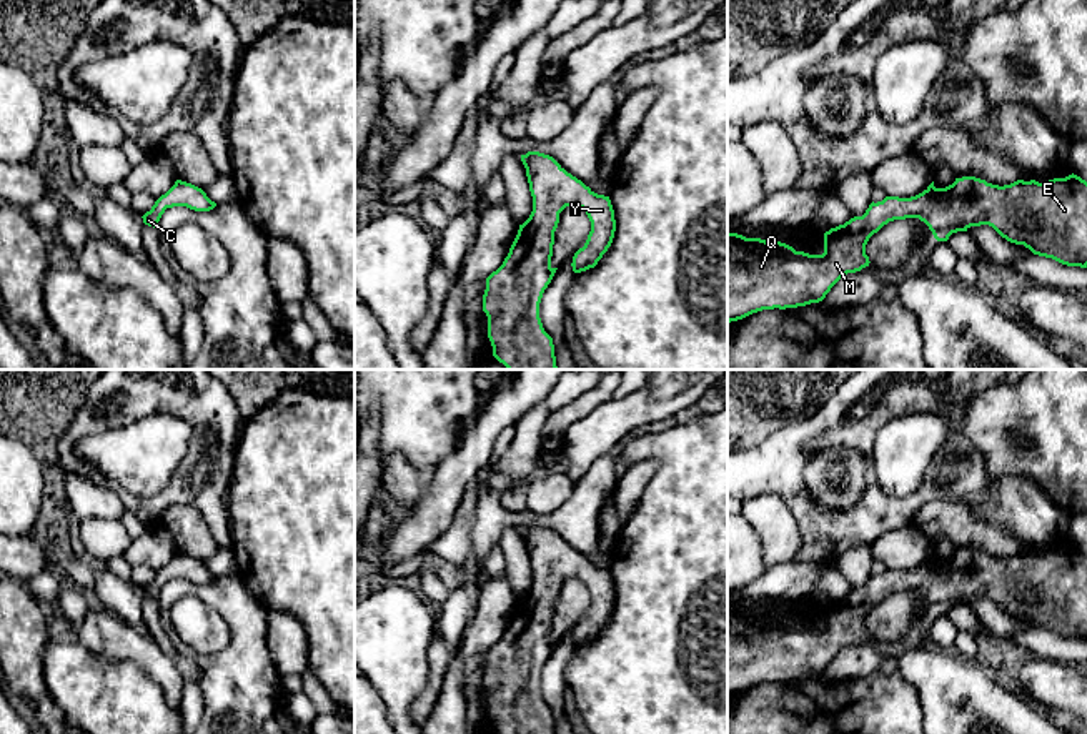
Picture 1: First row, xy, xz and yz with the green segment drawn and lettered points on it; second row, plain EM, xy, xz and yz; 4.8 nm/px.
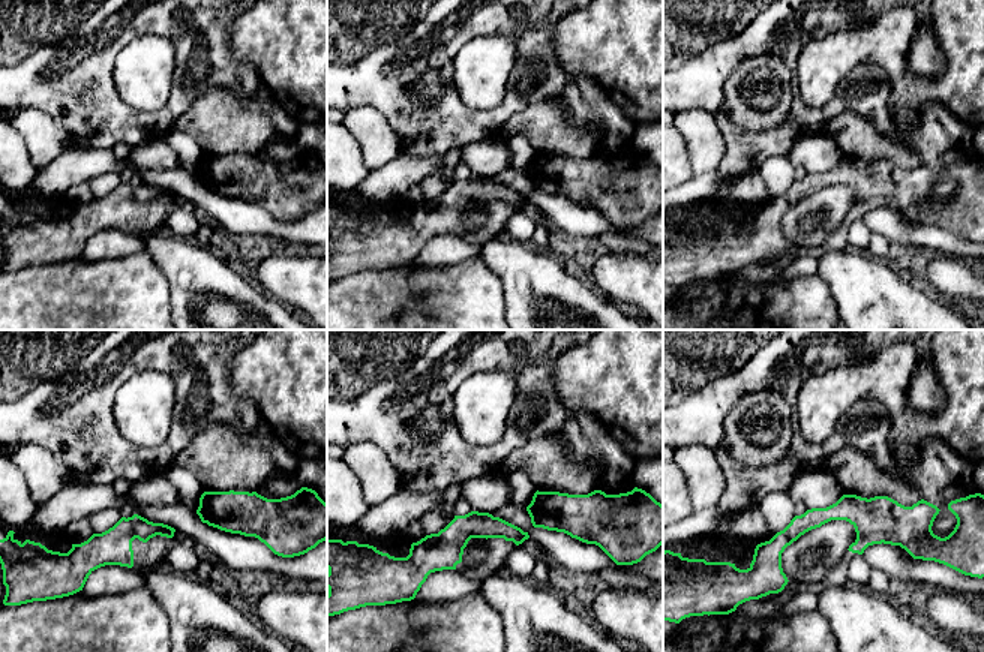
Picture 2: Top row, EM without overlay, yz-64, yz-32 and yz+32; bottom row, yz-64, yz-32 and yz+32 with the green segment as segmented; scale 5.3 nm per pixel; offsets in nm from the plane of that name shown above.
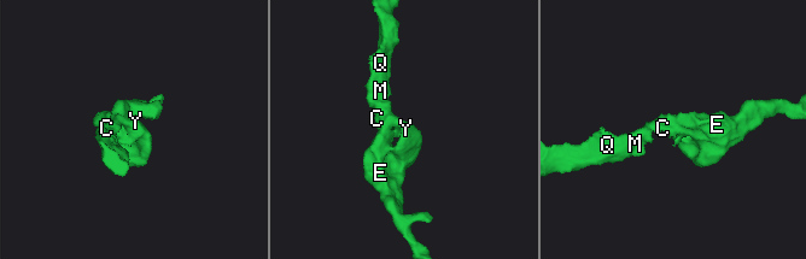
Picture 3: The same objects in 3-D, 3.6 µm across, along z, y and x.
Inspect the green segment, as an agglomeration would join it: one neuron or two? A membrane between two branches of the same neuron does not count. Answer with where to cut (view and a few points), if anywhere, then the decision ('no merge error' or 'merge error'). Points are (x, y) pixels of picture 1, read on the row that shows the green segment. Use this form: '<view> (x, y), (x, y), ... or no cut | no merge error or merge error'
no cut | no merge error

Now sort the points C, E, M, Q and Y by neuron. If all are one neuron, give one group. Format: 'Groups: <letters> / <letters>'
Groups: C E M Q Y

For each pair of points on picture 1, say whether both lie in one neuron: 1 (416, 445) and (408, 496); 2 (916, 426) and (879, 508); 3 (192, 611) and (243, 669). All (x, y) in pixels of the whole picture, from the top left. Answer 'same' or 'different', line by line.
1: different
2: different
3: different

